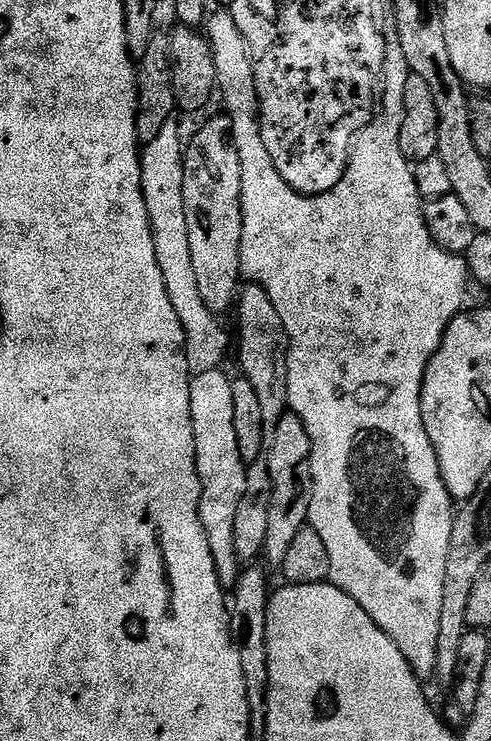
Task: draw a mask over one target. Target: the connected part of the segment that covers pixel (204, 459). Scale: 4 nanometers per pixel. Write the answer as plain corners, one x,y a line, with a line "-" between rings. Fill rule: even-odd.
223,371
207,372
192,376
190,380
190,418
194,430
194,450
196,451
196,473
200,479
200,522
212,551
213,564
220,583
235,585
240,568
236,554
234,534
238,531
236,515
240,512
240,503
244,500
244,491
248,488
248,472
244,459
240,456
238,442
234,438
234,394
232,380
223,376

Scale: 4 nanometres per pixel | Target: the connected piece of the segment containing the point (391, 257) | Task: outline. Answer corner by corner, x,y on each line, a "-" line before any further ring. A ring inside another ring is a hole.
377,3
374,22
384,35
384,75
382,77
382,95
378,100
378,111
372,121
352,139
348,151
348,167
344,176
329,192
320,196
301,196
278,174
270,154
260,137
260,100
256,97
256,76
252,73
252,50
238,22
234,22
232,12
221,10
206,20
206,39
211,45
214,70
216,71
215,87
218,96
224,99
227,119
230,121
232,144
236,148
238,158
242,162
242,242
240,243
240,271
251,283
264,290
270,302
274,302
274,310
278,310
278,318
284,327
288,353
288,408
291,415
297,416
304,423
306,434
312,443
312,453
308,459
310,477
310,495
308,498
308,524
322,538
322,546
326,546
326,554
330,558
328,580
342,589
362,610
389,636
398,646
398,650
408,660
408,664
417,674
435,673
436,647
438,646
438,622
442,614
442,586
446,582
446,554
450,550
450,534
454,519
454,501
440,477
440,467
434,446
422,426
422,382
428,369
428,363
442,342
445,330
454,317
459,316
465,307
464,299
468,296
470,273
465,257
442,250
432,240
430,230
424,221
424,204
418,186
413,165
402,154
400,131
402,130
402,114
404,113
404,87
409,78
406,54
402,54
402,42
398,42
398,26
391,3

